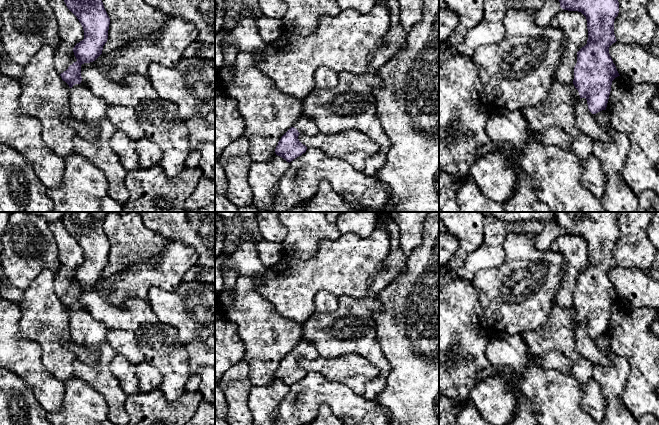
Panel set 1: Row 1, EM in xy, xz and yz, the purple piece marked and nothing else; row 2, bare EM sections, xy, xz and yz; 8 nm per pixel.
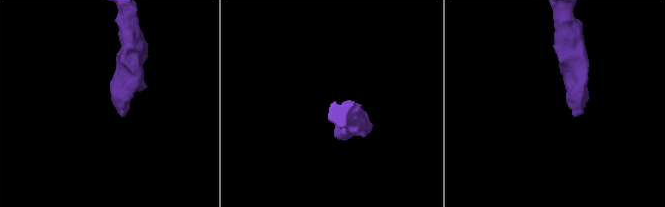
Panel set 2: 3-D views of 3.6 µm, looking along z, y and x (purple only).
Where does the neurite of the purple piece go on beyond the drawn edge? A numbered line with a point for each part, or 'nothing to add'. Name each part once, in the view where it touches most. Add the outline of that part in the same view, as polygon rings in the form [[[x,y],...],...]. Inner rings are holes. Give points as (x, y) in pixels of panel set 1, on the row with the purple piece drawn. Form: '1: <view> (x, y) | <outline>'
1: xy (87, 108) | [[[80,83],[70,88],[69,104],[73,117],[99,129],[99,135],[94,141],[75,135],[75,153],[85,157],[104,173],[108,182],[108,196],[123,204],[129,195],[125,185],[128,171],[109,145],[116,129],[107,118],[107,103]]]

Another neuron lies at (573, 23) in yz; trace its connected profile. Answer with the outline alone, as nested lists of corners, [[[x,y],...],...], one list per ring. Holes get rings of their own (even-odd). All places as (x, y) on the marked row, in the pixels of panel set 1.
[[[561,8],[552,25],[557,25],[562,29],[568,43],[563,49],[553,80],[562,84],[572,84],[577,52],[587,44],[588,40],[586,17],[581,12]]]

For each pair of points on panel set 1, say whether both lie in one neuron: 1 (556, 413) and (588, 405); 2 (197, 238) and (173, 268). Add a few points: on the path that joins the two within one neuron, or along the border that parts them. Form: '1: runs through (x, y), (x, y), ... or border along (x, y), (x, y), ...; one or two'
1: border along (580, 384), (582, 391), (581, 407), (589, 414); two
2: border along (171, 239), (187, 244), (197, 256), (197, 265); two

